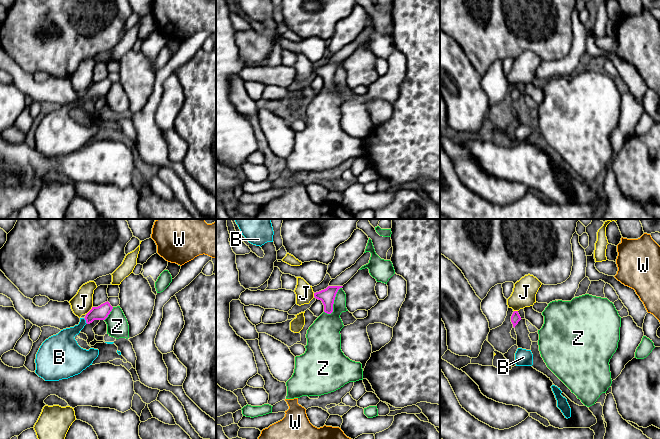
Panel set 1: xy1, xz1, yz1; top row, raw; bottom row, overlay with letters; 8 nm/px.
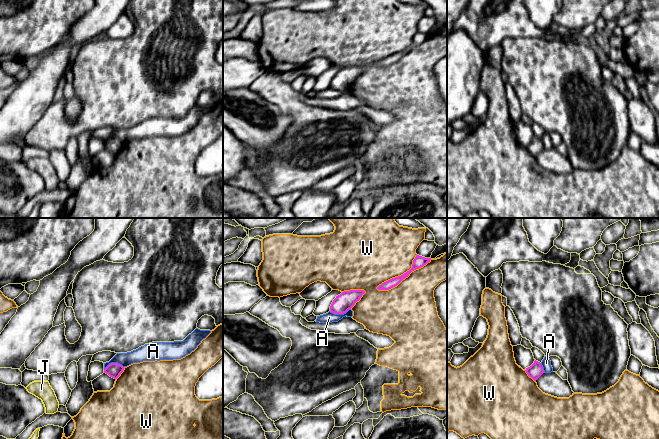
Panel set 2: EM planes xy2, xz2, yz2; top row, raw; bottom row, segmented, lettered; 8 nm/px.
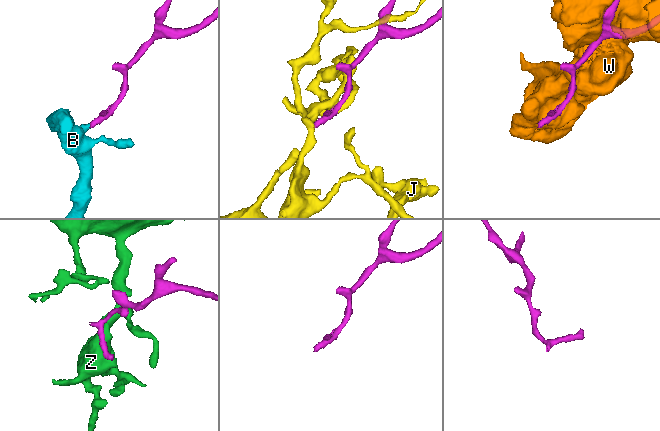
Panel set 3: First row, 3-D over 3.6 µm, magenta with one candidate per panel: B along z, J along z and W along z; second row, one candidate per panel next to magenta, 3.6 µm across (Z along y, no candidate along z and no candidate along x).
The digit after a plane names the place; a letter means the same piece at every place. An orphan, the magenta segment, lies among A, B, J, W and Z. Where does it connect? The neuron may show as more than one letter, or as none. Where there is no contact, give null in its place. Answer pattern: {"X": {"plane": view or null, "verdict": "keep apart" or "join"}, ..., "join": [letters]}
{"A": {"plane": "xz2", "verdict": "keep apart"}, "B": {"plane": "xy1", "verdict": "join"}, "J": {"plane": "xy1", "verdict": "keep apart"}, "W": {"plane": "xz2", "verdict": "keep apart"}, "Z": {"plane": "xz1", "verdict": "keep apart"}, "join": ["B"]}

